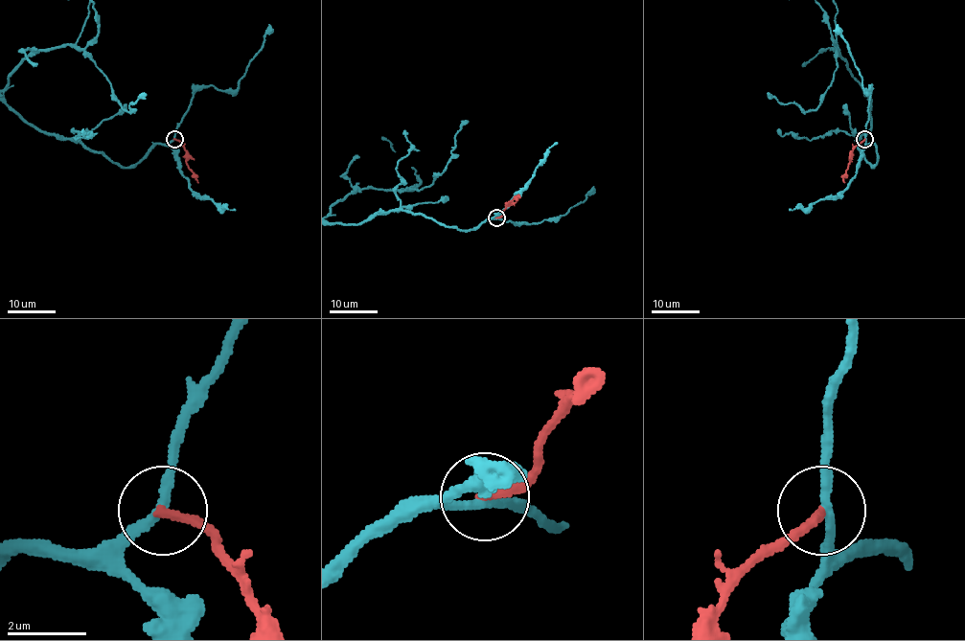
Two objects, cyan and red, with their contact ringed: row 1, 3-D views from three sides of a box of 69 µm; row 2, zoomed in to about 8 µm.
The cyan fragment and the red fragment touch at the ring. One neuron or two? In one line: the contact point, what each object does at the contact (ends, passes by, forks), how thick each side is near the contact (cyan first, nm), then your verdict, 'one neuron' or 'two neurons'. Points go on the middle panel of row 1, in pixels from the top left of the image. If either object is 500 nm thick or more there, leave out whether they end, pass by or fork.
(496, 217) | cyan passes by | red ends | 240/240 nm | two neurons

